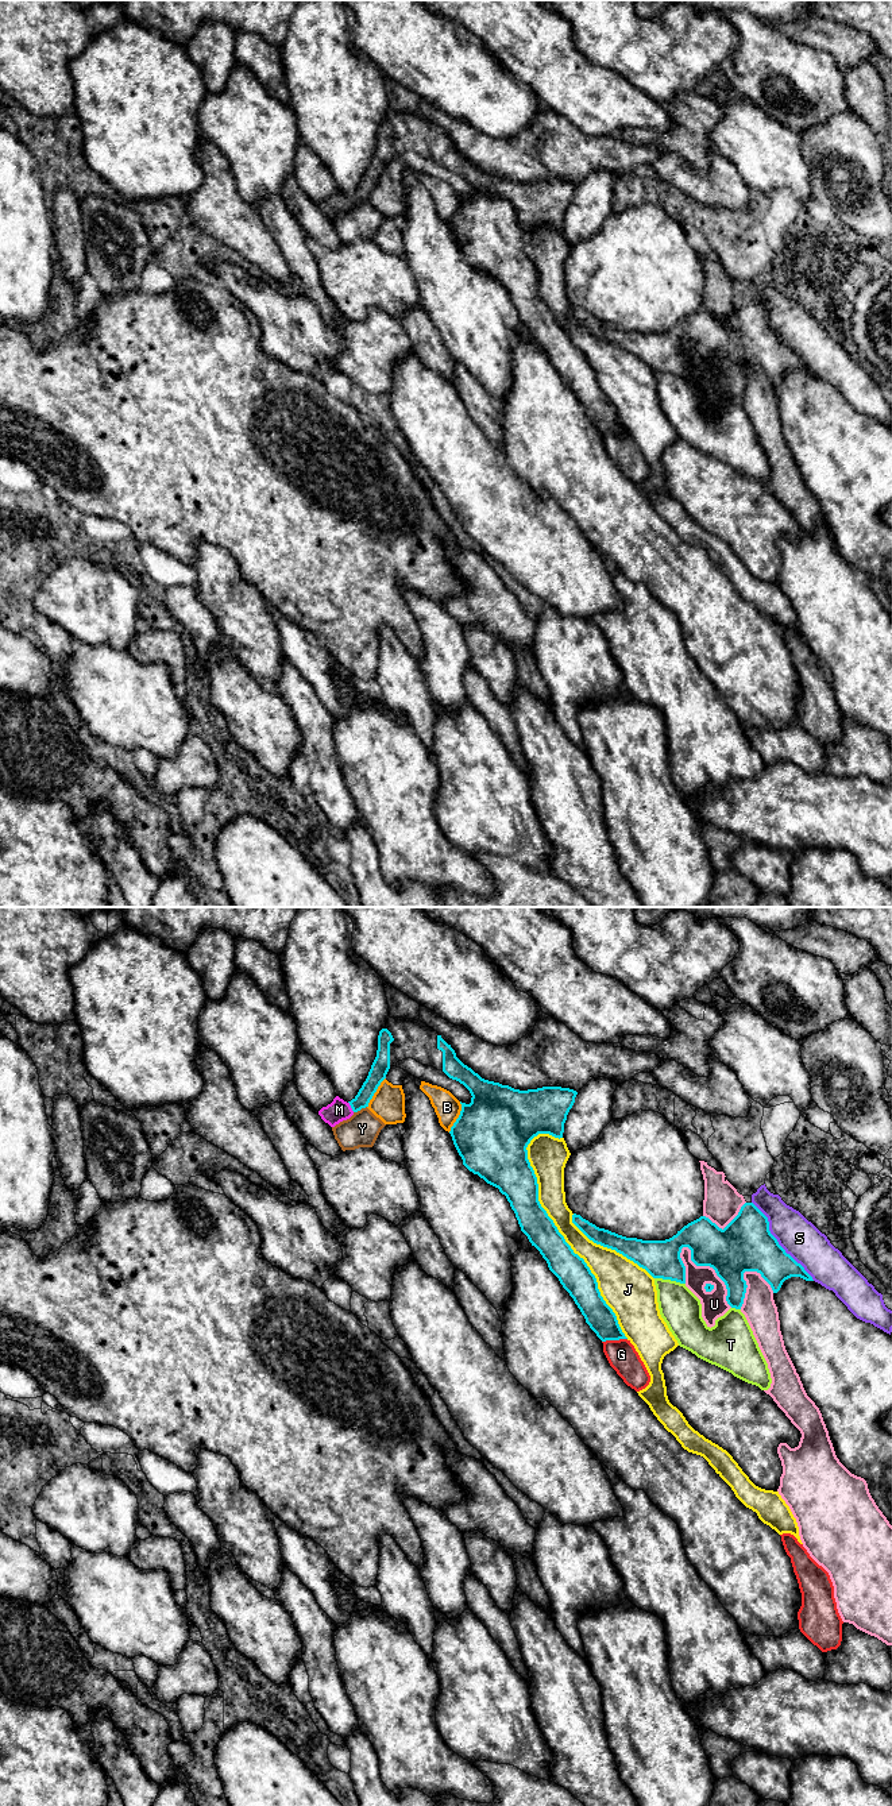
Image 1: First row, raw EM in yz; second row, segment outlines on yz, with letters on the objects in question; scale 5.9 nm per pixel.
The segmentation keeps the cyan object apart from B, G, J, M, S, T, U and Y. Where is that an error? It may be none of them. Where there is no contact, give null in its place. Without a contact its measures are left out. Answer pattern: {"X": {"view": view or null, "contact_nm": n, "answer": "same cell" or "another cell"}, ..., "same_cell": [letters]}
{"B": {"view": "yz", "contact_nm": 200, "answer": "another cell"}, "G": {"view": "yz", "contact_nm": 150, "answer": "another cell"}, "J": {"view": "yz", "contact_nm": 1350, "answer": "another cell"}, "M": {"view": "yz", "contact_nm": 70, "answer": "same cell"}, "S": {"view": "yz", "contact_nm": 600, "answer": "another cell"}, "T": {"view": "yz", "contact_nm": 190, "answer": "another cell"}, "U": {"view": "yz", "contact_nm": 460, "answer": "another cell"}, "Y": {"view": "yz", "contact_nm": 90, "answer": "another cell"}, "same_cell": ["M"]}

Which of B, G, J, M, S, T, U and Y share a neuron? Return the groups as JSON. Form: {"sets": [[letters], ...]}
{"sets": [["B"], ["G"], ["J"], ["M"], ["S"], ["T"], ["U"], ["Y"]]}

